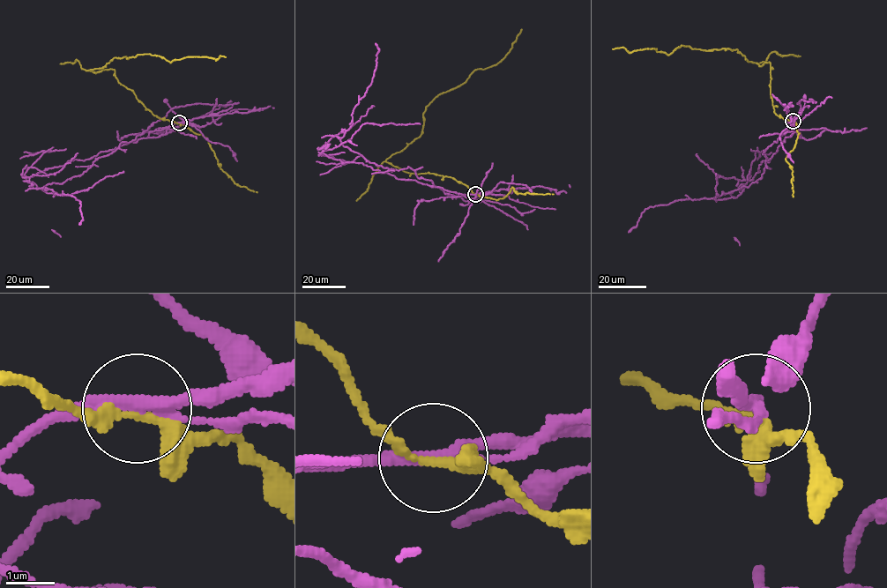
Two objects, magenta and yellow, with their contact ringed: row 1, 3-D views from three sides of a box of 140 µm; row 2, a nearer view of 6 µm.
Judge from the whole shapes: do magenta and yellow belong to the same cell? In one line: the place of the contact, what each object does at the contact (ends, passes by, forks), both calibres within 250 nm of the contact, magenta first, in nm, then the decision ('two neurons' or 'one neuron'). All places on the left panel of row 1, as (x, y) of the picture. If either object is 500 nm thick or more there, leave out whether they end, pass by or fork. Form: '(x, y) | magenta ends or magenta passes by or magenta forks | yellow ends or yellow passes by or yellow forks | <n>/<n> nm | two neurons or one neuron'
(179, 122) | magenta forks | yellow passes by | 240/240 nm | two neurons

